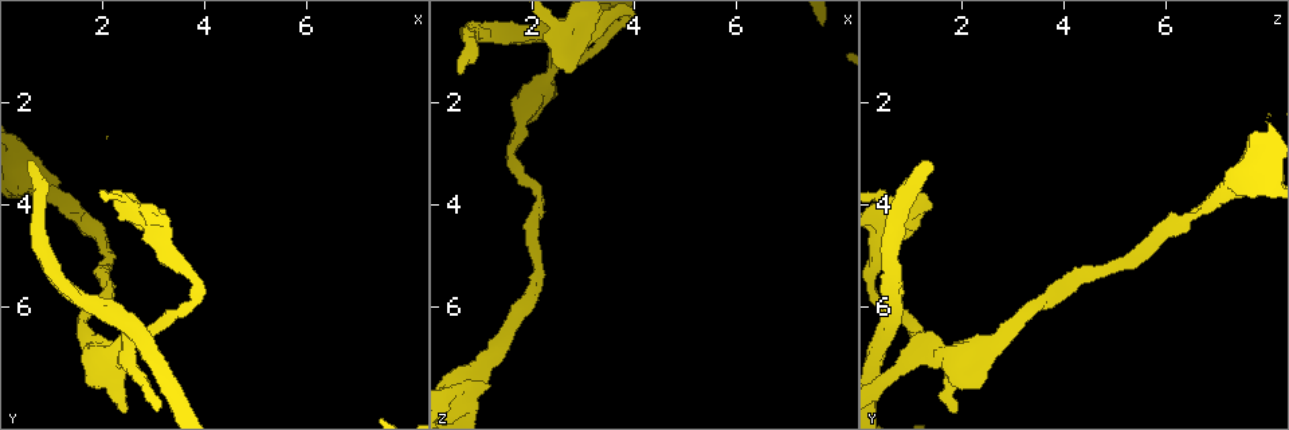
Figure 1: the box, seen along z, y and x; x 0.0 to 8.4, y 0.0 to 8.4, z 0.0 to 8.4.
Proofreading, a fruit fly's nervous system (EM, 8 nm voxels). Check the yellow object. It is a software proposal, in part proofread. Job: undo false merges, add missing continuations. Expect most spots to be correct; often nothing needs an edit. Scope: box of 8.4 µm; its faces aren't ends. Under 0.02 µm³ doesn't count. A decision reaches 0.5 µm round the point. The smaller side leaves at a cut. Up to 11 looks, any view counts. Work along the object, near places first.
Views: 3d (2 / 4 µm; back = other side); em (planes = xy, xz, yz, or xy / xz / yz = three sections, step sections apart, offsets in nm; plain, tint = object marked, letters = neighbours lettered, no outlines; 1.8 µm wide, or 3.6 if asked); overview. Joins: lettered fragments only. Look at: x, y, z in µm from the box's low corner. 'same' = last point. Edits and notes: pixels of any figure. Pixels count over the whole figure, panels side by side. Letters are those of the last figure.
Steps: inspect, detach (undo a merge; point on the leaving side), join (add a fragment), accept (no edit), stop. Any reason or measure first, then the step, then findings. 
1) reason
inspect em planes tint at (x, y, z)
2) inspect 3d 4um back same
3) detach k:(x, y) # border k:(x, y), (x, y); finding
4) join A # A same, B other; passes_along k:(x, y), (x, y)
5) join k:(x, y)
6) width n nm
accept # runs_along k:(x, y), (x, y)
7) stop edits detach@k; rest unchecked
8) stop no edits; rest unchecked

sharp bend
inspect em planes tint at (3.05, 4.45, 0.60)

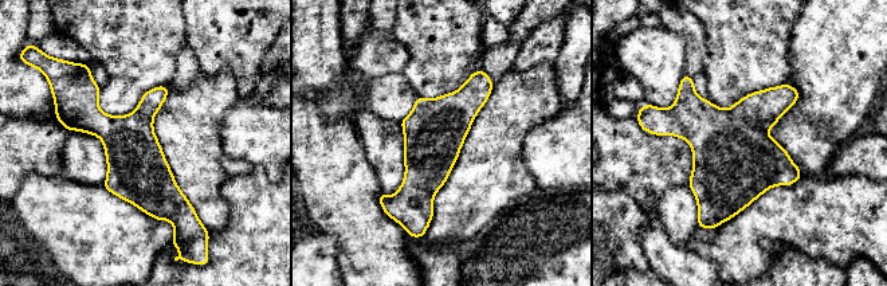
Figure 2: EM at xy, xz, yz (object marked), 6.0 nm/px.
inspect em planes letters same

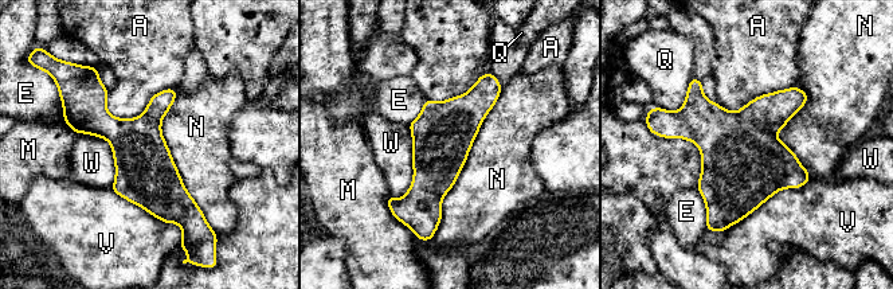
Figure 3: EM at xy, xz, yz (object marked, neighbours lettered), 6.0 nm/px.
accept # A other, E other, M other, N other, Q other, V other, W other; runs_along 3:(486, 78), (442, 136), (430, 227); continuous, no second neuron

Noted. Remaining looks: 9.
calibre changes
inspect em planes letters at (2.00, 7.00, 1.95)

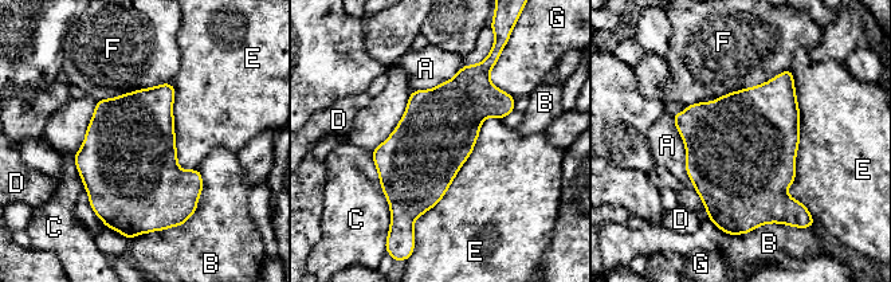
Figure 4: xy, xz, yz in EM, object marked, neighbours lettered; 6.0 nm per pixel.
accept # A other, B other, C other, D other, E other, F other, G other; border 4:(789, 69), (788, 194), (807, 207); one neuron here

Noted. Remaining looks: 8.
long arm stops here
inspect em xz step 16 letters at (0.55, 3.30, 1.45)

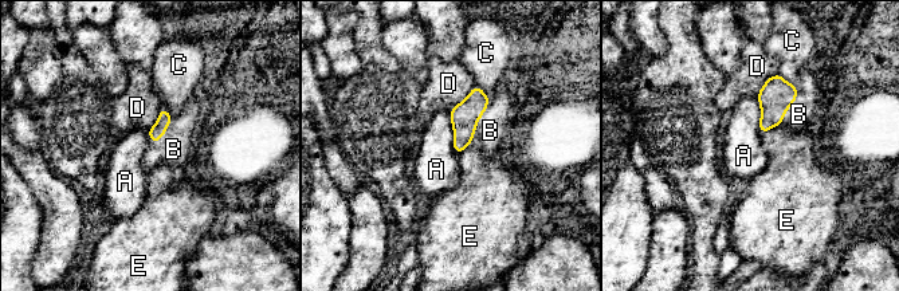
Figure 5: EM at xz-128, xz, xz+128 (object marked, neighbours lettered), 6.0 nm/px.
another direction
inspect em planes letters same

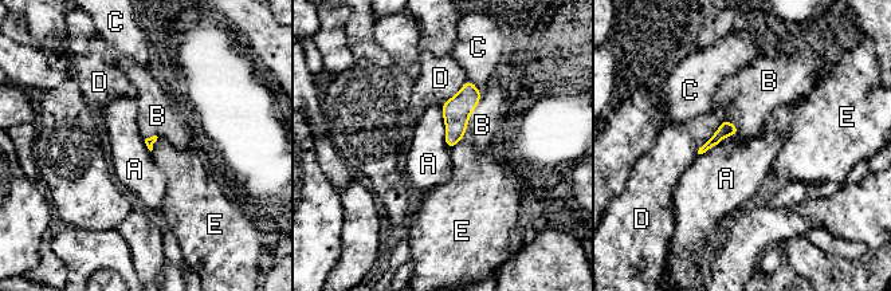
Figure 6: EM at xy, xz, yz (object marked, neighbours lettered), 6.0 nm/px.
longest_contact B 280 nm
join B # A other, B same, C other, D other, E other; it goes on there

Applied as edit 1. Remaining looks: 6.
redraw
inspect overview

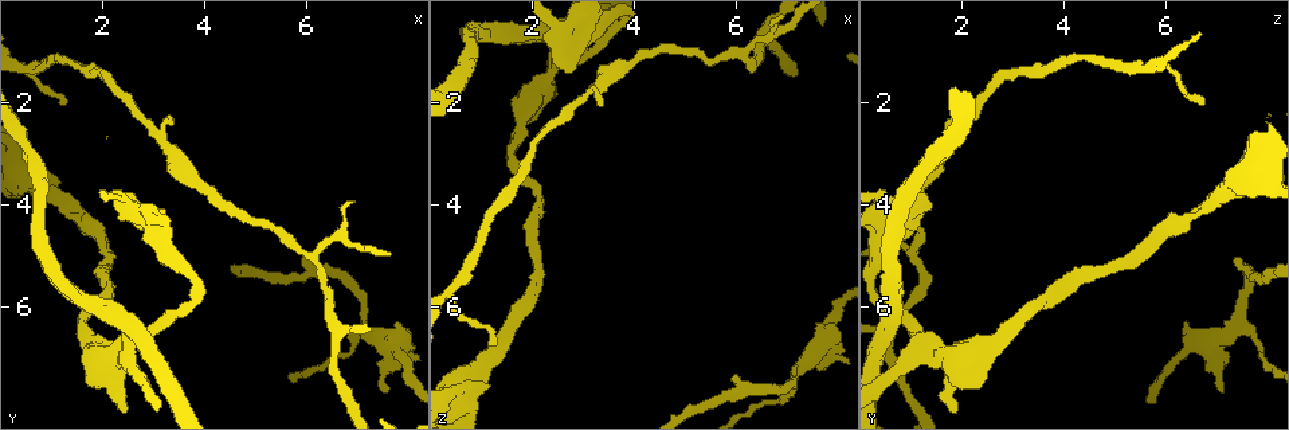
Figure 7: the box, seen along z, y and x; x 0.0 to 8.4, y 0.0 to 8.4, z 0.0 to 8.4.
a narrow waist
inspect em planes tint at (2.10, 1.40, 2.90)

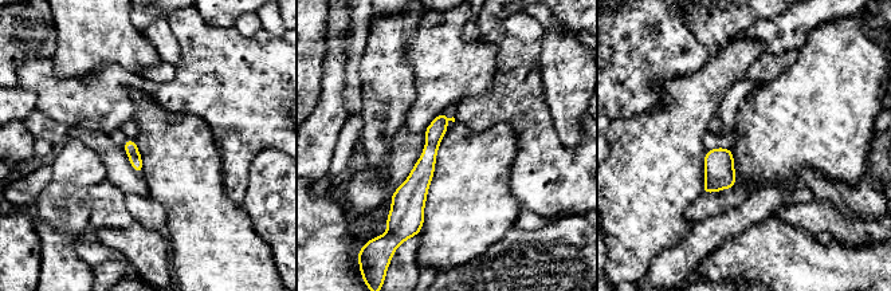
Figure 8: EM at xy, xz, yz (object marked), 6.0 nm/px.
see the neighbours
inspect em planes letters same

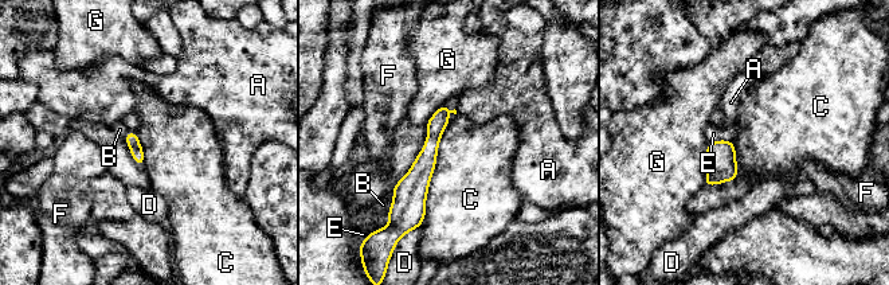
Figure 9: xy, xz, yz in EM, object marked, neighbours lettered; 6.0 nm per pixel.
accept # A other, B other, C other, D other, E other, F other, G other; border 9:(449, 124), (438, 144), (419, 226); all the same neuron

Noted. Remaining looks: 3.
stop edits join@6; rest unchecked

